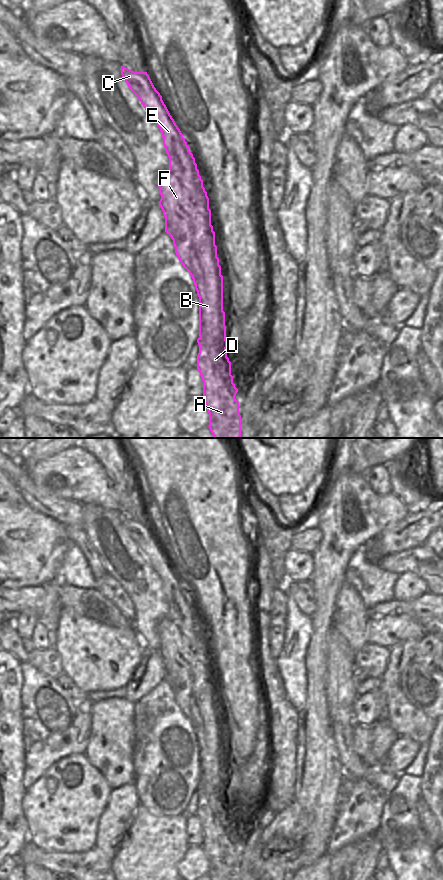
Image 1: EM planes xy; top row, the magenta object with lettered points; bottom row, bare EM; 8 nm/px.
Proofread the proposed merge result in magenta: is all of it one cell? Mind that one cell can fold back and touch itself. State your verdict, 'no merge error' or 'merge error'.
merge error

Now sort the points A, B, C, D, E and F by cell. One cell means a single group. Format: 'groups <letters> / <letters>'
groups A C D E / B F

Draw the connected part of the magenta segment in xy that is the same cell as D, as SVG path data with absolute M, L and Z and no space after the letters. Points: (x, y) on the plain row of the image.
M201 785L197 787L197 791L199 793L197 817L203 829L203 849L209 861L208 875L211 880L241 880L239 849L235 847L238 837L233 831L227 798L211 796Z

